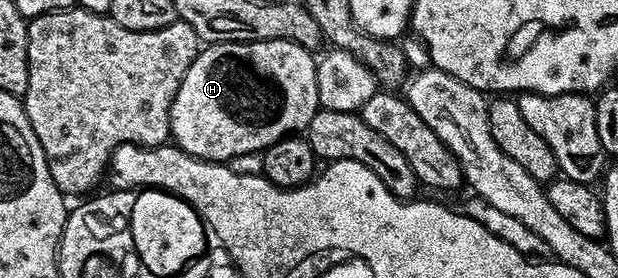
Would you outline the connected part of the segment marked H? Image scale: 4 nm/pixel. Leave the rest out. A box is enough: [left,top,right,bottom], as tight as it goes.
[169,39,318,164]

